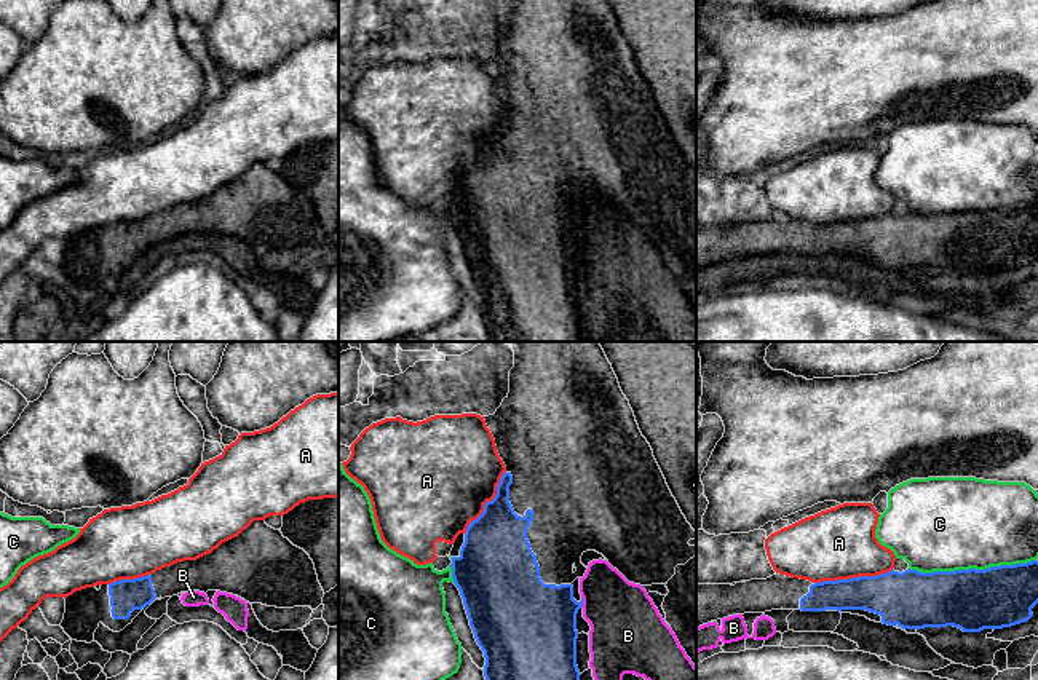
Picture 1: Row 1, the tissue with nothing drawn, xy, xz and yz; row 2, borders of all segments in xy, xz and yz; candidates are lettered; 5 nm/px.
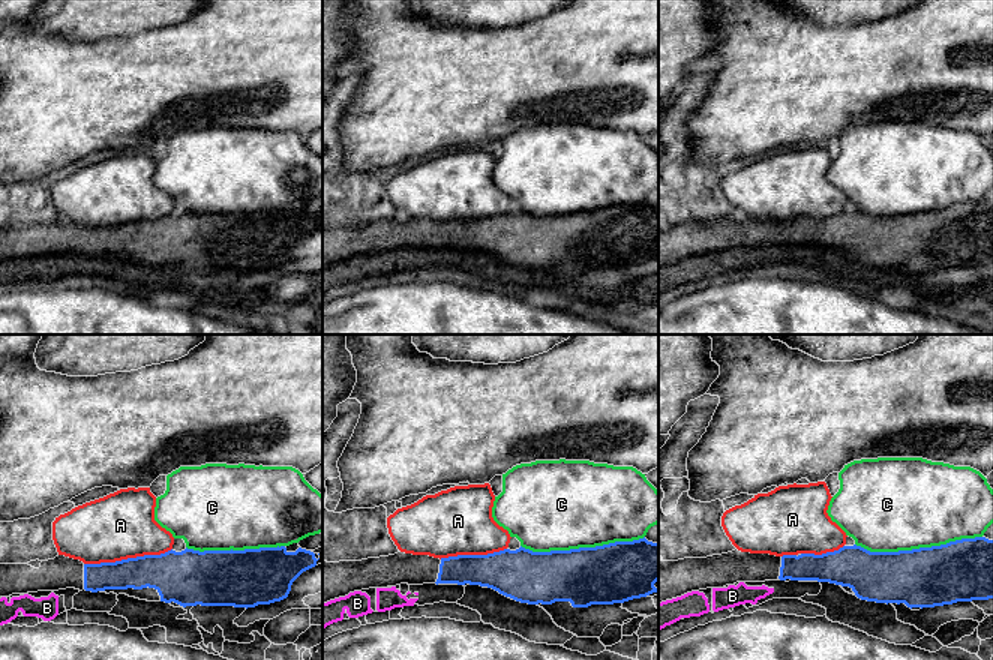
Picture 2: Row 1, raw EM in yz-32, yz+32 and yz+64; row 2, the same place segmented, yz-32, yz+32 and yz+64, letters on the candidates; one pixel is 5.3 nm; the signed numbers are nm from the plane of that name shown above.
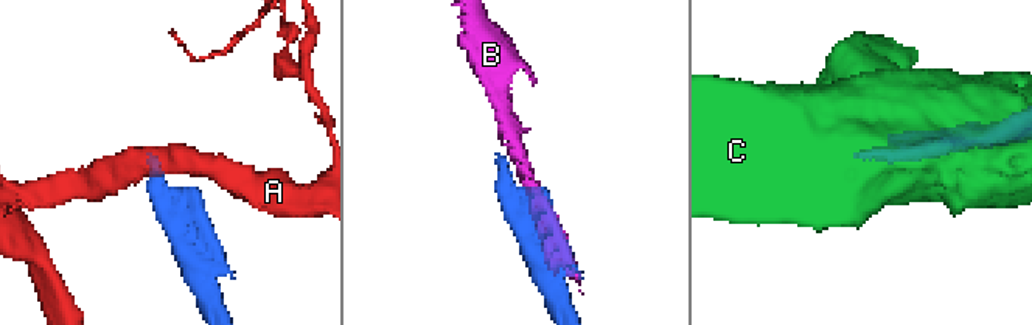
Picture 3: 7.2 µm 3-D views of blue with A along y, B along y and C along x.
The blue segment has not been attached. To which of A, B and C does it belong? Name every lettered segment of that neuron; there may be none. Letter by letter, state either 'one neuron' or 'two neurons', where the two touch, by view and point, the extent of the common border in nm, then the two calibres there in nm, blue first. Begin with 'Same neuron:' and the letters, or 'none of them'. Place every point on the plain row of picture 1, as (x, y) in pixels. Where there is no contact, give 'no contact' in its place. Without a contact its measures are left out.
Same neuron: none of them
A: two neurons; contact yz (853, 221); length 400 nm; calibres 260 and 360 nm
B: two neurons; contact xz (582, 245); length 60 nm; calibres 400 and 360 nm
C: two neurons; contact yz (971, 211); length 650 nm; calibres 320 and 460 nm

